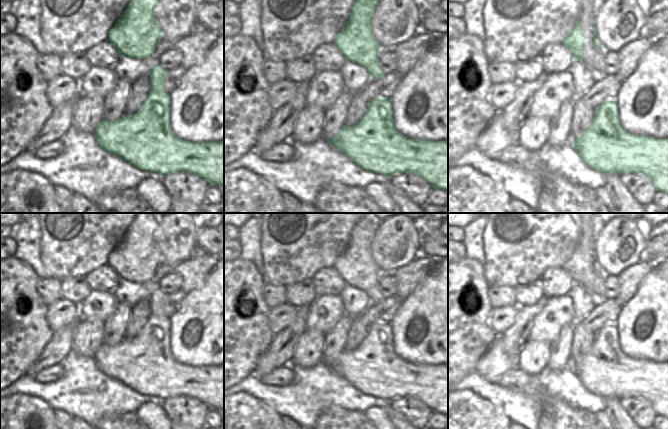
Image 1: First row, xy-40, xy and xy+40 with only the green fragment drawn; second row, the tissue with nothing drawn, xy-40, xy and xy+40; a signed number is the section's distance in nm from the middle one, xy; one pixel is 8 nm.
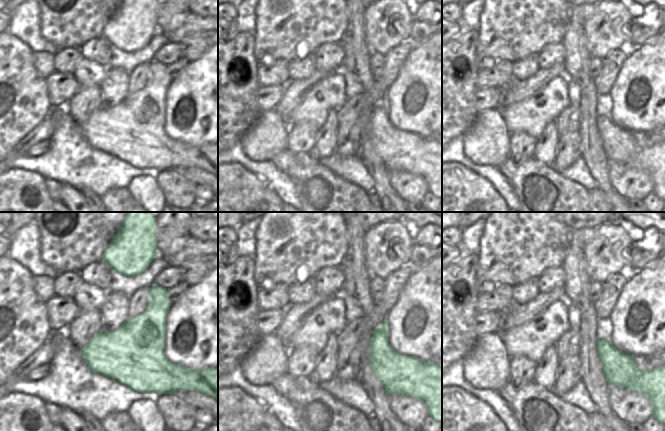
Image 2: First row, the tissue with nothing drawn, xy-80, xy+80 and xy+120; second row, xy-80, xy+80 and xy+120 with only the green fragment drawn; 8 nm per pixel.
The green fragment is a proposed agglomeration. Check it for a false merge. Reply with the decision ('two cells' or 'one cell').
one cell

